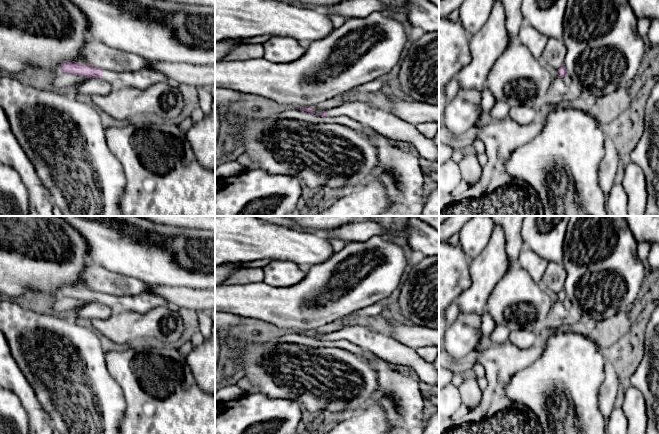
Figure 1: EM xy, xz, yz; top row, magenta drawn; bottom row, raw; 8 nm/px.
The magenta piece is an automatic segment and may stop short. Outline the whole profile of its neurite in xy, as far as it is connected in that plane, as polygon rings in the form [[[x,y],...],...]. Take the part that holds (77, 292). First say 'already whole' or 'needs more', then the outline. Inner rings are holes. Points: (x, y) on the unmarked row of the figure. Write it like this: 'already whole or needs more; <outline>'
needs more; [[[62,286],[60,288],[60,295],[89,302],[104,303],[115,311],[134,310],[138,313],[146,313],[157,306],[168,304],[161,296],[149,292],[136,295],[115,296],[95,292],[80,286]]]

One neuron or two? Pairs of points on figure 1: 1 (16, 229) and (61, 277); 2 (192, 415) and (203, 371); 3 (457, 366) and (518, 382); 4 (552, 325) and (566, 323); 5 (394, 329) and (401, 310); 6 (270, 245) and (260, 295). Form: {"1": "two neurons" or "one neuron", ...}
{"1": "one neuron", "2": "two neurons", "3": "two neurons", "4": "one neuron", "5": "two neurons", "6": "two neurons"}

